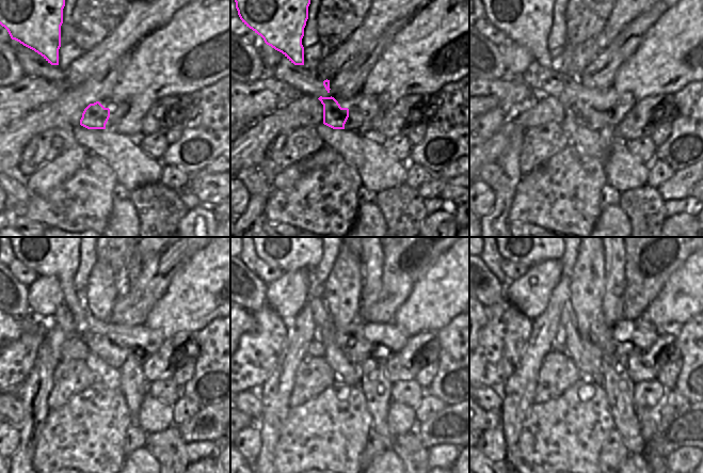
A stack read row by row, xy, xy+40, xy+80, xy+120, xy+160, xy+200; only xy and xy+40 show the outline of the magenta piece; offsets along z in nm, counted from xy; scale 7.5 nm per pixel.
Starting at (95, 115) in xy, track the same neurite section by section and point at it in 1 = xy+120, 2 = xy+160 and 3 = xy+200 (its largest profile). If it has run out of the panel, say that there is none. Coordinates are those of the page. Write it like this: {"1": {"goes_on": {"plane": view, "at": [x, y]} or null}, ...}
{"1": {"goes_on": {"plane": "xy+120", "at": [60, 258]}}, "2": {"goes_on": {"plane": "xy+160", "at": [288, 258]}}, "3": {"goes_on": {"plane": "xy+200", "at": [530, 258]}}}

